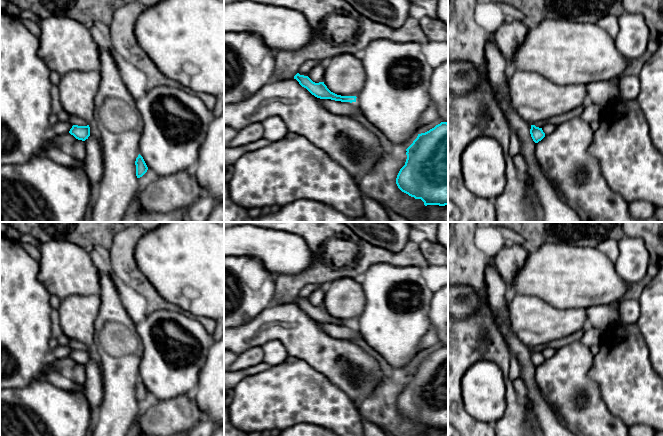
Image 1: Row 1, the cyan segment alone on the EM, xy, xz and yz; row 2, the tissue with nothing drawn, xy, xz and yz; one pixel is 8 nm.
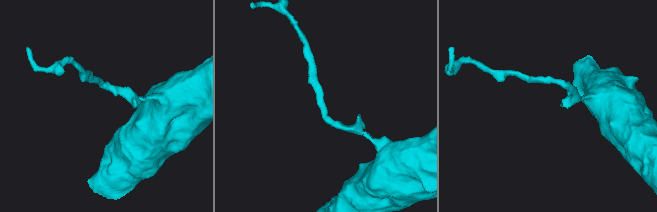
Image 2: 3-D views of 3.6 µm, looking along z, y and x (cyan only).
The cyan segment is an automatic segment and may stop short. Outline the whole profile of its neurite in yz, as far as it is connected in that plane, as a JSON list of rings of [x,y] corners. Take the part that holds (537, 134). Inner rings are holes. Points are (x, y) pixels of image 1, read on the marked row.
[[[531,125],[530,134],[535,143],[538,143],[545,137],[542,128],[536,127],[535,125]]]

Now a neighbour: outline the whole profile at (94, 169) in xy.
[[[94,124],[89,125],[90,136],[85,140],[86,158],[84,170],[88,176],[90,187],[99,183],[103,177],[101,141]]]

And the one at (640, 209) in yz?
[[[637,200],[628,204],[629,214],[635,219],[653,217],[657,207],[645,200]]]

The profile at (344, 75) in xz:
[[[343,53],[325,63],[323,82],[327,88],[341,96],[357,96],[365,84],[365,71],[360,55]]]

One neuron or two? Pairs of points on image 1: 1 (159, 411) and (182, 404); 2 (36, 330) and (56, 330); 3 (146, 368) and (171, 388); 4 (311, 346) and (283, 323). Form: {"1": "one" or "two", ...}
{"1": "one", "2": "two", "3": "one", "4": "one"}

